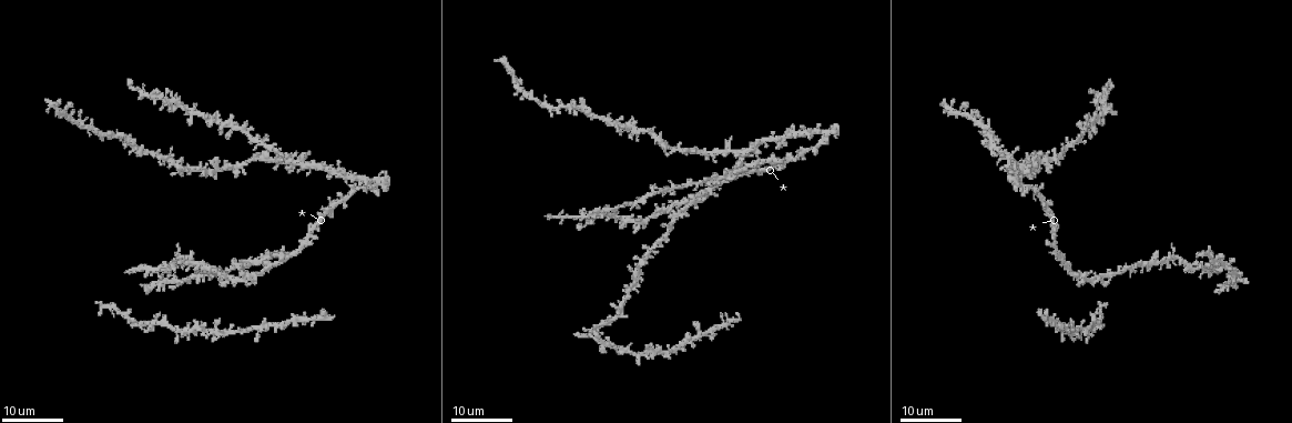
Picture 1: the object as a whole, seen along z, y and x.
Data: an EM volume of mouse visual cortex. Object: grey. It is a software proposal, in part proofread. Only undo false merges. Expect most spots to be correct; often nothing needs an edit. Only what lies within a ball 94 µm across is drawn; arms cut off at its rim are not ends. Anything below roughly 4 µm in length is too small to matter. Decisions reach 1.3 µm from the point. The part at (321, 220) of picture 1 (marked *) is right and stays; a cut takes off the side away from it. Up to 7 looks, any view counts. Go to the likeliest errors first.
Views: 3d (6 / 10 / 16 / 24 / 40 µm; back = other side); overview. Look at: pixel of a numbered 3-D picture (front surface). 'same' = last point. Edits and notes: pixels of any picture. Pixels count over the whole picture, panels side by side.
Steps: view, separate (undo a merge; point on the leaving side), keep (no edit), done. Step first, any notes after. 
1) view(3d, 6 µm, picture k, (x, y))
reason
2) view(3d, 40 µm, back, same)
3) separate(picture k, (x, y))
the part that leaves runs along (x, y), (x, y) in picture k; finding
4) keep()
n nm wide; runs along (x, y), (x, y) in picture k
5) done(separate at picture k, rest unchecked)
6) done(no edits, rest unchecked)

view(3d, 16 µm, picture 1, (288, 159))
a fork

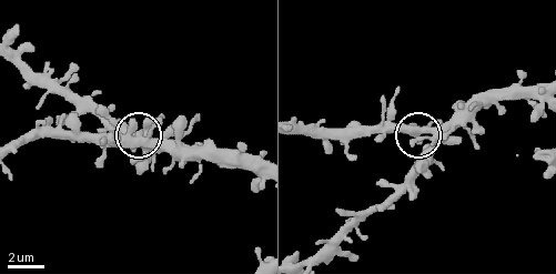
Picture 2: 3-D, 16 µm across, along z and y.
view(3d, 6 µm, picture 2, (140, 133))

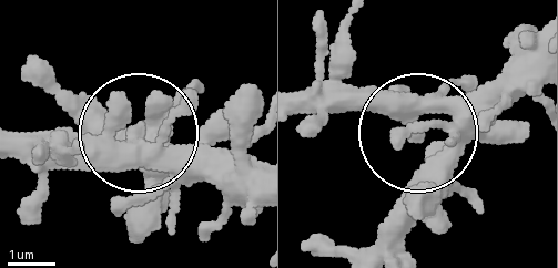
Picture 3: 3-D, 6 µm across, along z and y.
keep()
all the same neuron

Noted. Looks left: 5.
view(3d, 24 µm, picture 1, (251, 326))
two arms in line, one across

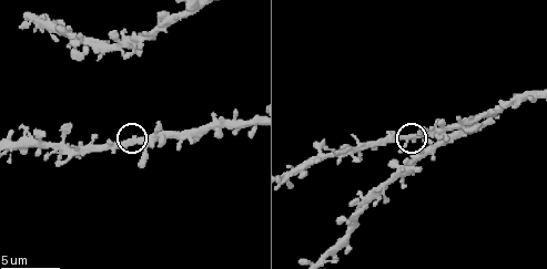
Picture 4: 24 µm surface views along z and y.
view(3d, 10 µm, picture 4, (414, 135))
closer look

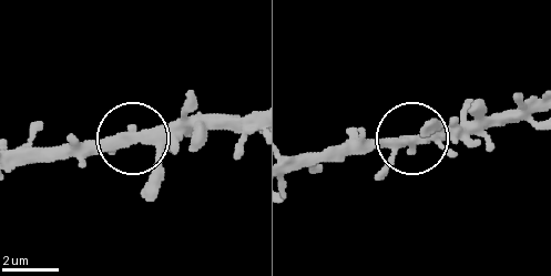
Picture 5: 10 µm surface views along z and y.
view(3d, 10 µm, back, picture 5, (129, 138))

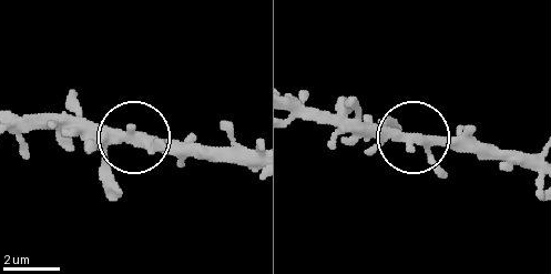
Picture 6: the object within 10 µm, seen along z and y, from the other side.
keep()
side arm 15 µm; continuous, no second neuron

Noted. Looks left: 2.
view(3d, 24 µm, picture 1, (558, 219))
three arms meet

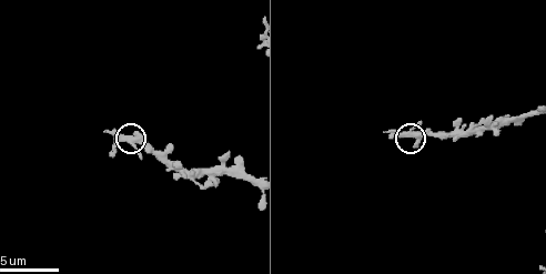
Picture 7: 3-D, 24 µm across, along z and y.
view(3d, 10 µm, picture 7, (128, 140))

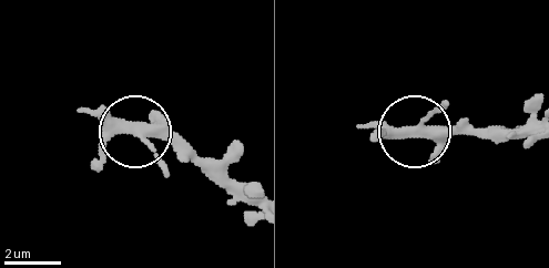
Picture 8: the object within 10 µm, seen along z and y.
keep()
3 arms; runs along (530, 127), (418, 127) in picture 8; continuous, no second neuron

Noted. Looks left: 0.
done(no edits, rest unchecked)

